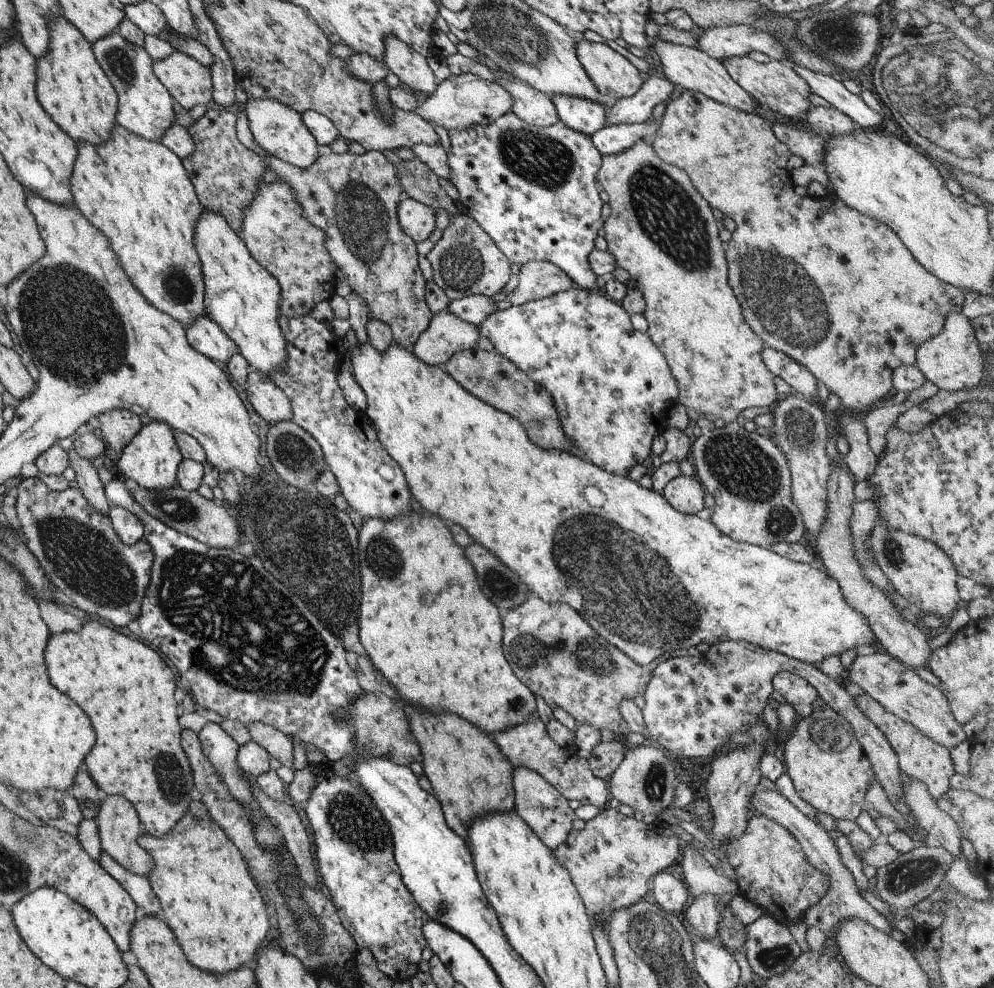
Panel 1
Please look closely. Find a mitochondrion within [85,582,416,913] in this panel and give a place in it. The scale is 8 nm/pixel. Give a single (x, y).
(349, 817)

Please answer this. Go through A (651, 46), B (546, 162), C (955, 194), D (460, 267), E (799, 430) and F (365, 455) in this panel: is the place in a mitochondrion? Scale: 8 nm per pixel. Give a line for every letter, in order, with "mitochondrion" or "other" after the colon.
A: other
B: mitochondrion
C: other
D: mitochondrion
E: mitochondrion
F: other

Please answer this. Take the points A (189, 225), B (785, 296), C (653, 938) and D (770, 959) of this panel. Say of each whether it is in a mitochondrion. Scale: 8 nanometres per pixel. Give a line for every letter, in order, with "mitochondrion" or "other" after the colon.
A: other
B: mitochondrion
C: mitochondrion
D: mitochondrion

